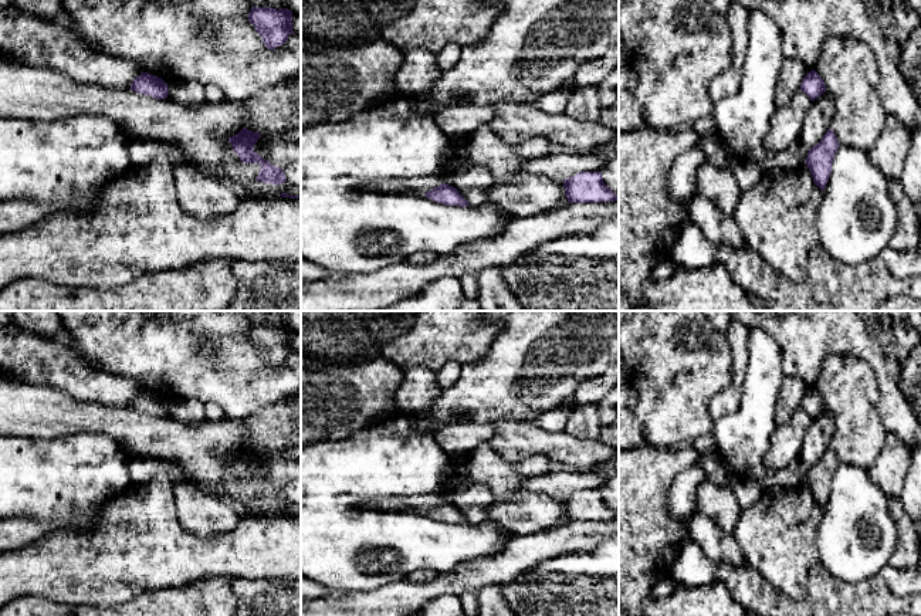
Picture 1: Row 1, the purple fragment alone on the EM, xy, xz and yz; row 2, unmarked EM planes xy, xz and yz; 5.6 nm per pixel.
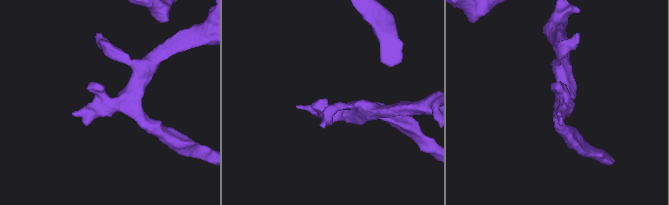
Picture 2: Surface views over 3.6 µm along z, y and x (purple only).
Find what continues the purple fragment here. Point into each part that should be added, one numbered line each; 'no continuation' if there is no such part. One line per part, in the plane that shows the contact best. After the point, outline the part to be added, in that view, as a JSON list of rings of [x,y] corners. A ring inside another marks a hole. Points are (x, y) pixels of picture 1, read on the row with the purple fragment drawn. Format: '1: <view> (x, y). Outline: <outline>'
1: xz (413, 186). Outline: [[[423,176],[409,179],[387,179],[385,182],[372,182],[363,185],[362,189],[376,193],[424,196],[426,192],[440,186],[443,180],[440,176]]]

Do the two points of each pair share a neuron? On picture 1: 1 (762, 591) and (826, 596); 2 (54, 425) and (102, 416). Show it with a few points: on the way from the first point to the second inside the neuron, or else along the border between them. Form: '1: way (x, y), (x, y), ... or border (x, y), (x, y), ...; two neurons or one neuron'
1: way (778, 601), (811, 601); one neuron
2: way (65, 418), (91, 418); one neuron

